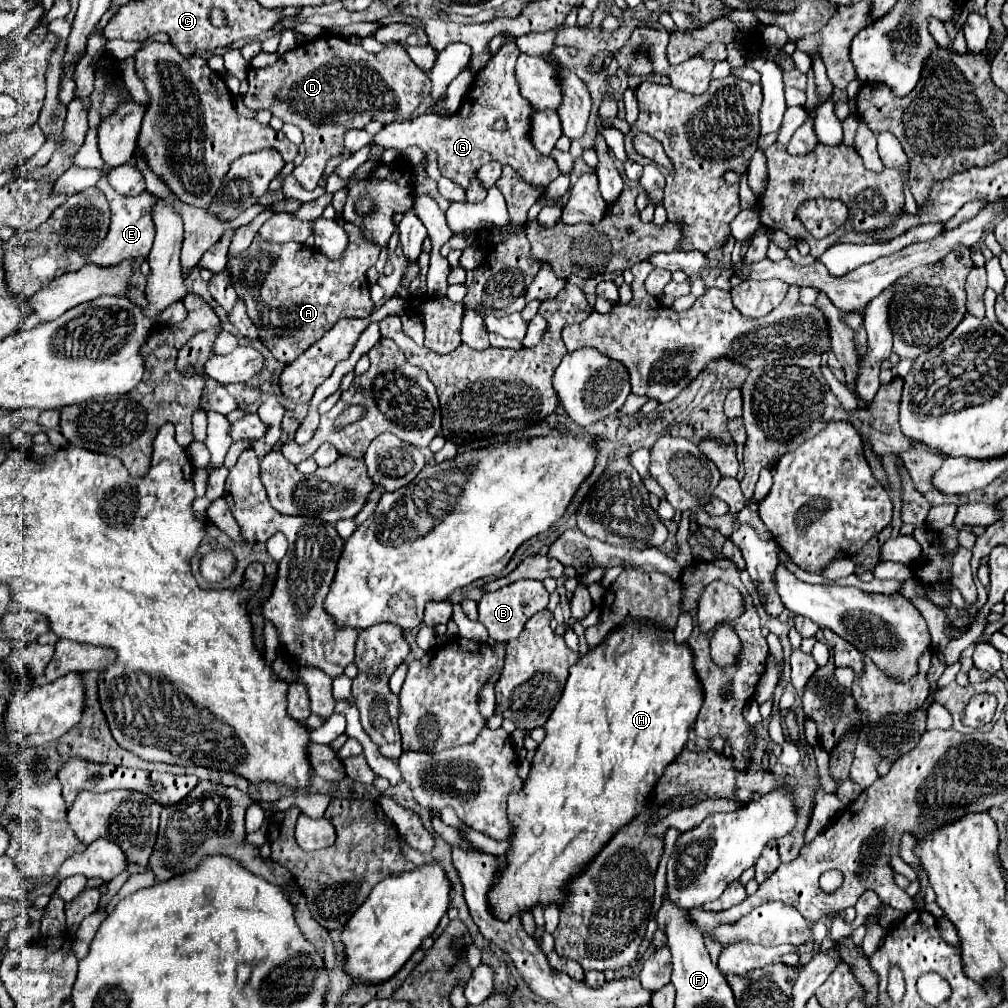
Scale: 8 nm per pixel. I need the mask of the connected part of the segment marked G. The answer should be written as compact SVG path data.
M510 38L506 46L494 58L490 58L490 62L476 74L469 92L466 92L468 102L462 102L456 116L442 120L438 116L428 114L408 122L386 124L374 137L366 130L350 128L344 134L345 148L356 152L373 141L378 146L396 148L400 152L404 152L412 144L422 150L432 148L438 152L438 166L442 176L454 180L464 190L468 188L472 176L480 170L480 166L492 160L512 166L524 176L524 180L528 180L528 184L546 188L554 178L558 178L560 170L552 156L542 156L530 142L530 120L534 108L518 92L518 82L514 76L518 54L520 50Z

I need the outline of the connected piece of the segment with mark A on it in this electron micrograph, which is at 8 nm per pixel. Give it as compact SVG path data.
M346 226L350 242L342 260L330 260L322 252L316 252L316 248L304 244L272 244L260 236L252 240L242 258L228 256L226 270L238 298L244 300L246 312L258 328L260 340L284 366L292 364L340 318L364 318L368 316L368 308L374 308L366 270L376 264L380 248L368 244L356 226Z

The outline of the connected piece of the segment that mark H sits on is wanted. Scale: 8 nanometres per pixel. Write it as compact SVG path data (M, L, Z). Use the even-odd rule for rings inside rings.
M628 620L628 624L624 628L612 632L604 640L604 644L600 644L600 648L596 648L596 650L592 648L586 656L582 656L580 662L570 668L568 684L566 684L566 688L562 692L562 698L556 704L554 712L550 714L548 722L544 726L546 738L536 748L532 768L530 768L530 774L528 774L522 790L510 792L510 796L508 796L508 820L512 824L512 836L510 836L510 848L506 850L506 862L504 862L506 866L500 870L496 882L488 890L488 906L490 906L492 916L506 922L512 916L520 916L522 912L528 912L538 904L544 906L544 908L550 906L550 904L558 904L562 908L564 902L566 902L566 886L568 886L568 882L574 876L578 876L592 862L592 858L600 852L600 848L604 848L604 844L608 844L608 840L622 826L632 822L642 812L644 804L652 798L654 786L662 778L666 766L672 764L678 758L678 754L682 752L682 748L684 748L684 744L688 740L692 720L696 720L698 710L700 710L700 684L696 684L696 672L692 672L692 654L688 652L688 648L684 648L684 644L678 646L674 642L672 632L666 632L666 630L656 632L656 628L648 628L648 622L638 624L638 622Z

